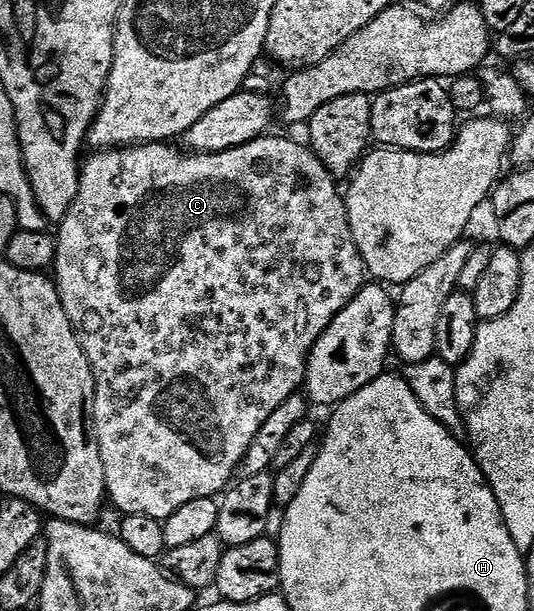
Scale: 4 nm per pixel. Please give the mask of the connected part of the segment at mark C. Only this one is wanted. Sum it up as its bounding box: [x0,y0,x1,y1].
[53,135,365,521]

